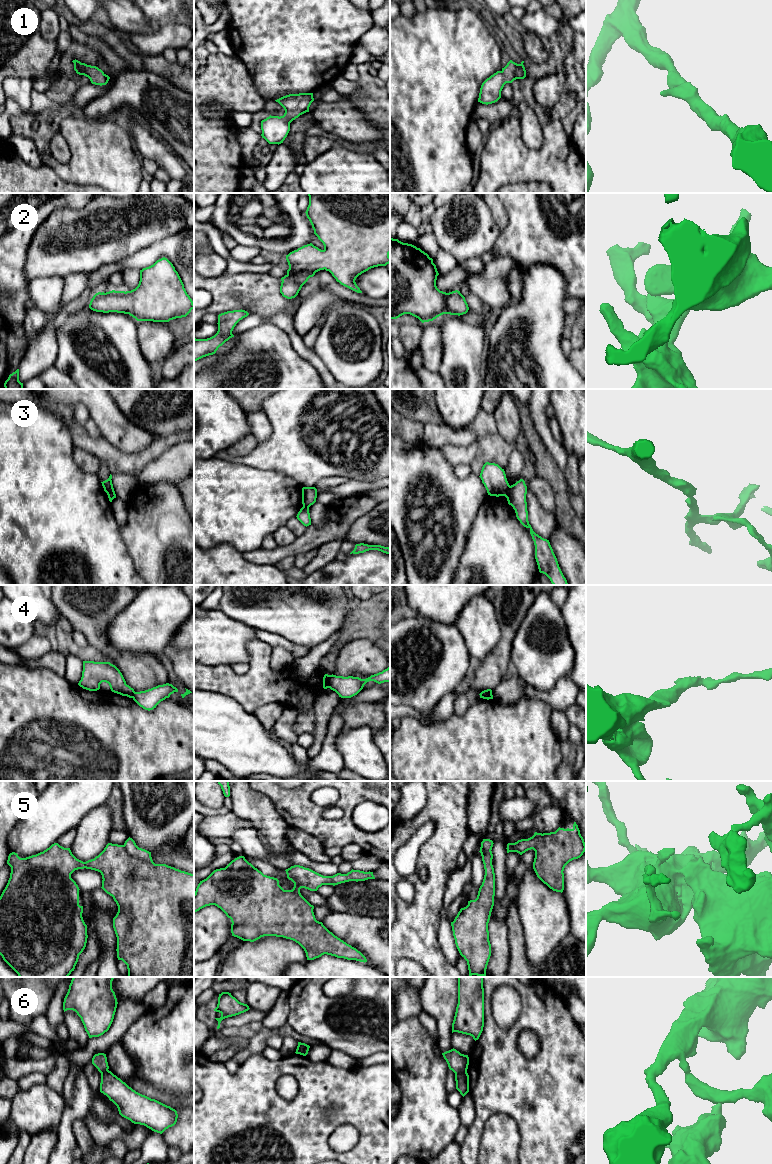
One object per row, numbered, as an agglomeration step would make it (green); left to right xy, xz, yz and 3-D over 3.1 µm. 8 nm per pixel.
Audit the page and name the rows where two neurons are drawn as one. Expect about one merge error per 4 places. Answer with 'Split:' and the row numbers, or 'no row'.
Split: 3, 4, 6

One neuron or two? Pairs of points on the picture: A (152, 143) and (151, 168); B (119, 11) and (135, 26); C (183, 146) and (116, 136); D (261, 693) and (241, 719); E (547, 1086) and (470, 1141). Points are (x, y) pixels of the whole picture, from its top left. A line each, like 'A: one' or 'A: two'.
A: two
B: one
C: two
D: two
E: one

